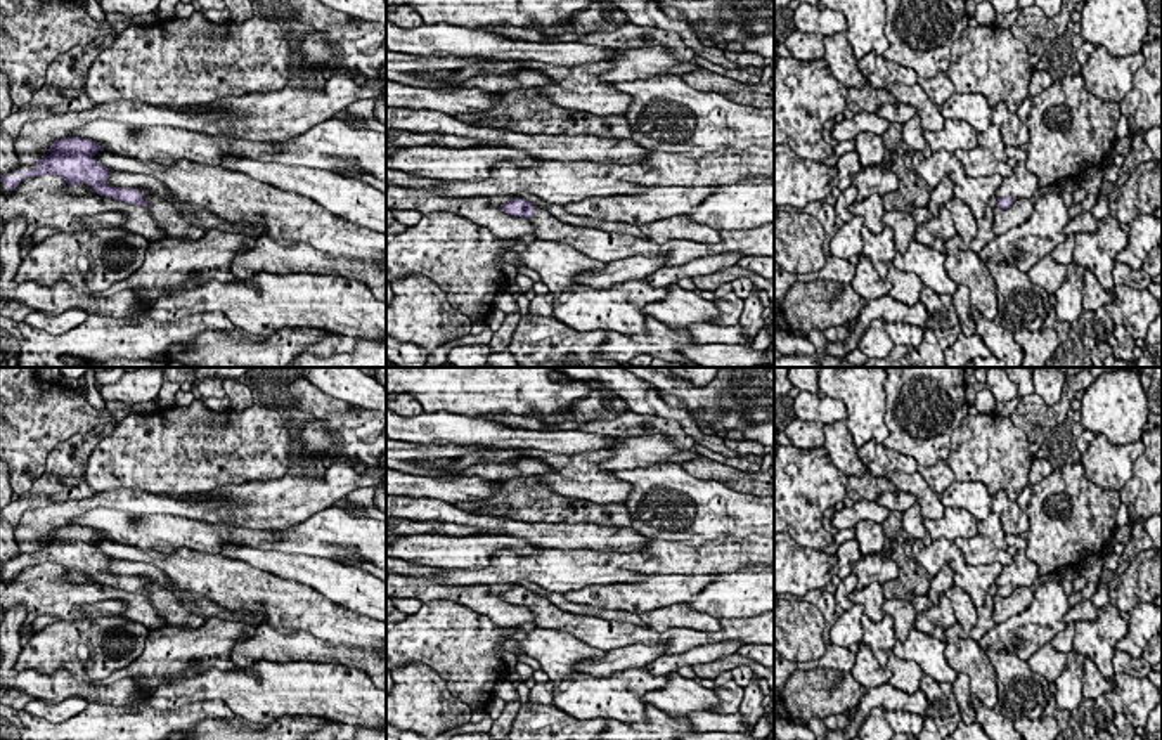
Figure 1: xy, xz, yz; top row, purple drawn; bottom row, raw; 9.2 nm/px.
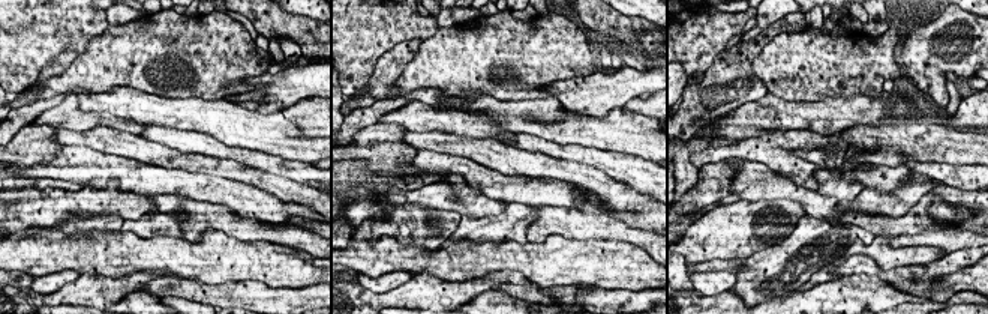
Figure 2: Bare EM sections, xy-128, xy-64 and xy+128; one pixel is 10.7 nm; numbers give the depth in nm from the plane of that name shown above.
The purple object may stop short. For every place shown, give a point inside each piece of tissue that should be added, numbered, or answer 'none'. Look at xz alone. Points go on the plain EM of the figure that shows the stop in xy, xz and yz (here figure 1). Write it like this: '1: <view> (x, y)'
1: xz (598, 633)

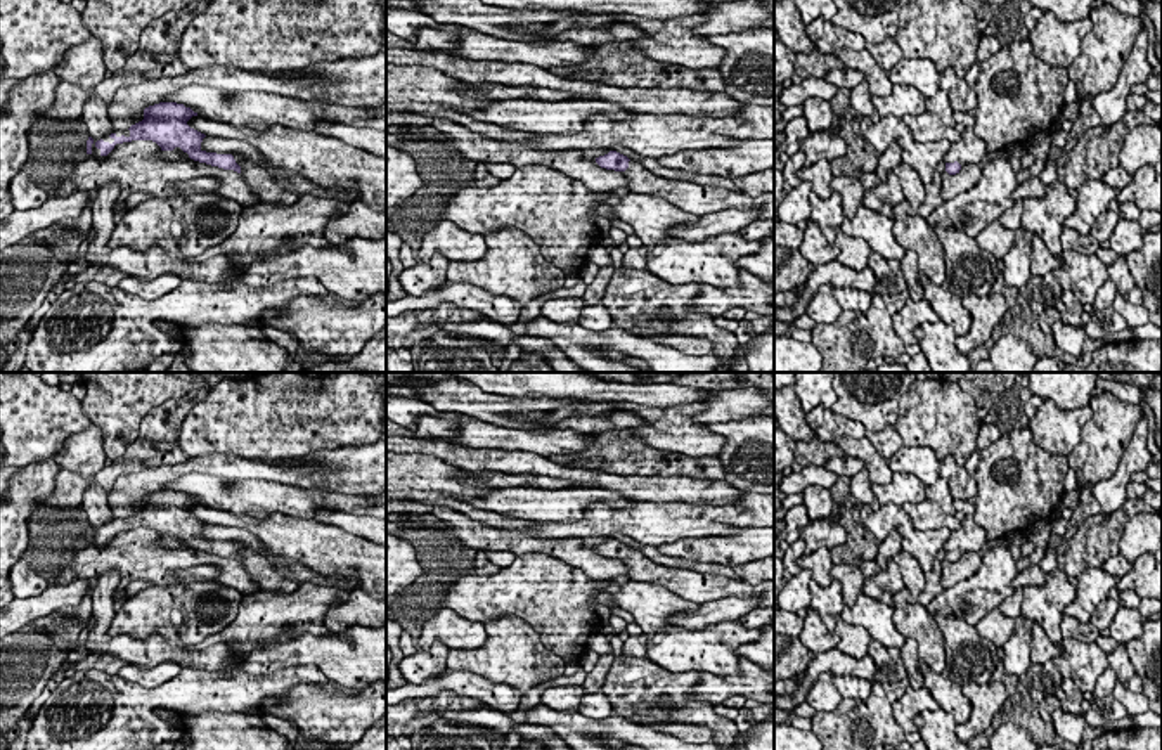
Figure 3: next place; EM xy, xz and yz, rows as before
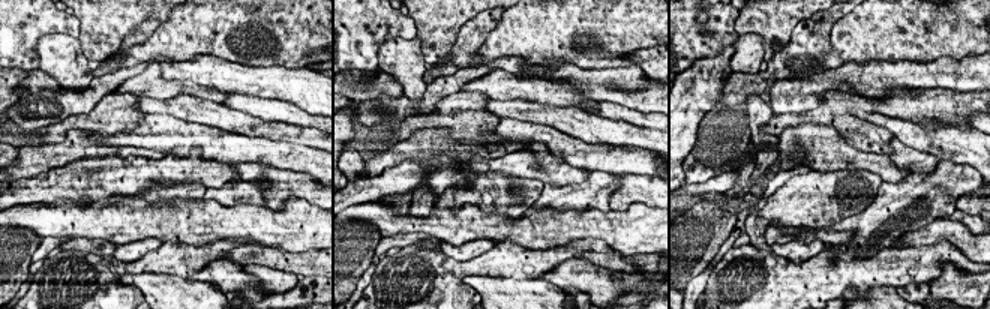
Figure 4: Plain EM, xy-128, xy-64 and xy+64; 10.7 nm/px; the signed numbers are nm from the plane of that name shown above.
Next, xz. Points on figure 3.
1: xz (691, 586)

